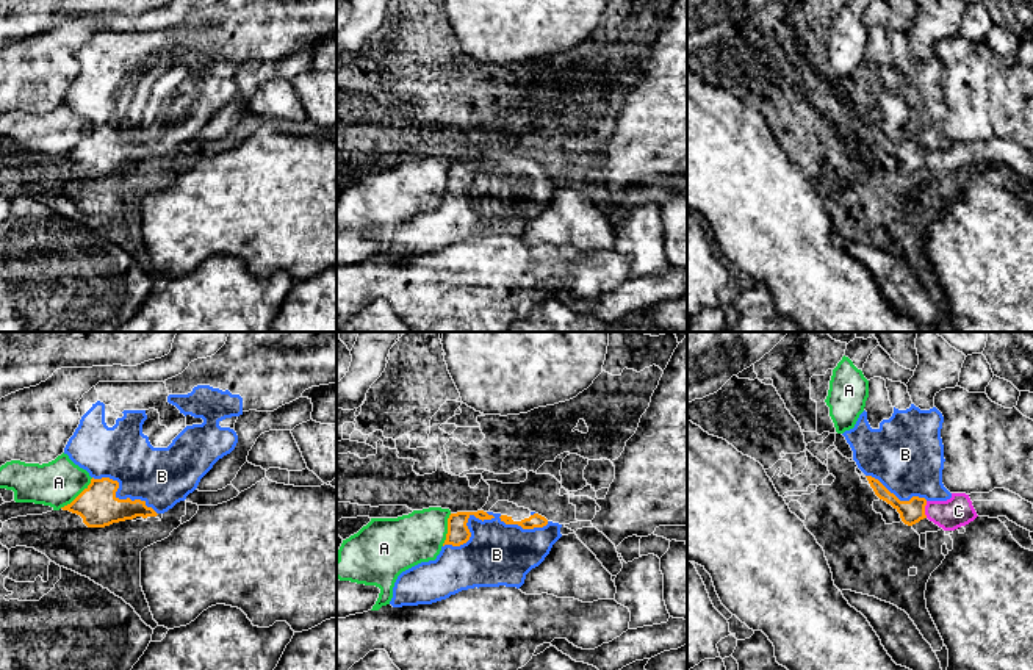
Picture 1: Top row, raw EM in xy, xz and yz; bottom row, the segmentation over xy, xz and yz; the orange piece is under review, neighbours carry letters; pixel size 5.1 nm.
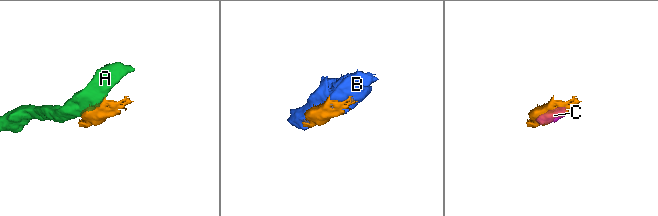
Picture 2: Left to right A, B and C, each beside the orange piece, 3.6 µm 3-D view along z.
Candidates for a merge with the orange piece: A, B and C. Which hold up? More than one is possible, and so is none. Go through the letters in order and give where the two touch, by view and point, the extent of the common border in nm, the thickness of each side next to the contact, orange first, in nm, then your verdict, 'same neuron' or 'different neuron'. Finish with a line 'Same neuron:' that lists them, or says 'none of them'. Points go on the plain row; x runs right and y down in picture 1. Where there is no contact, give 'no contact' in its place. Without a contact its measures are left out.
A: xy (79, 144) | 240 nm | 200/240 nm | different neuron
B: xy (118, 147) | 380 nm | 200/300 nm | same neuron
C: yz (924, 158) | 90 nm | 120/160 nm | different neuron
Same neuron: B

